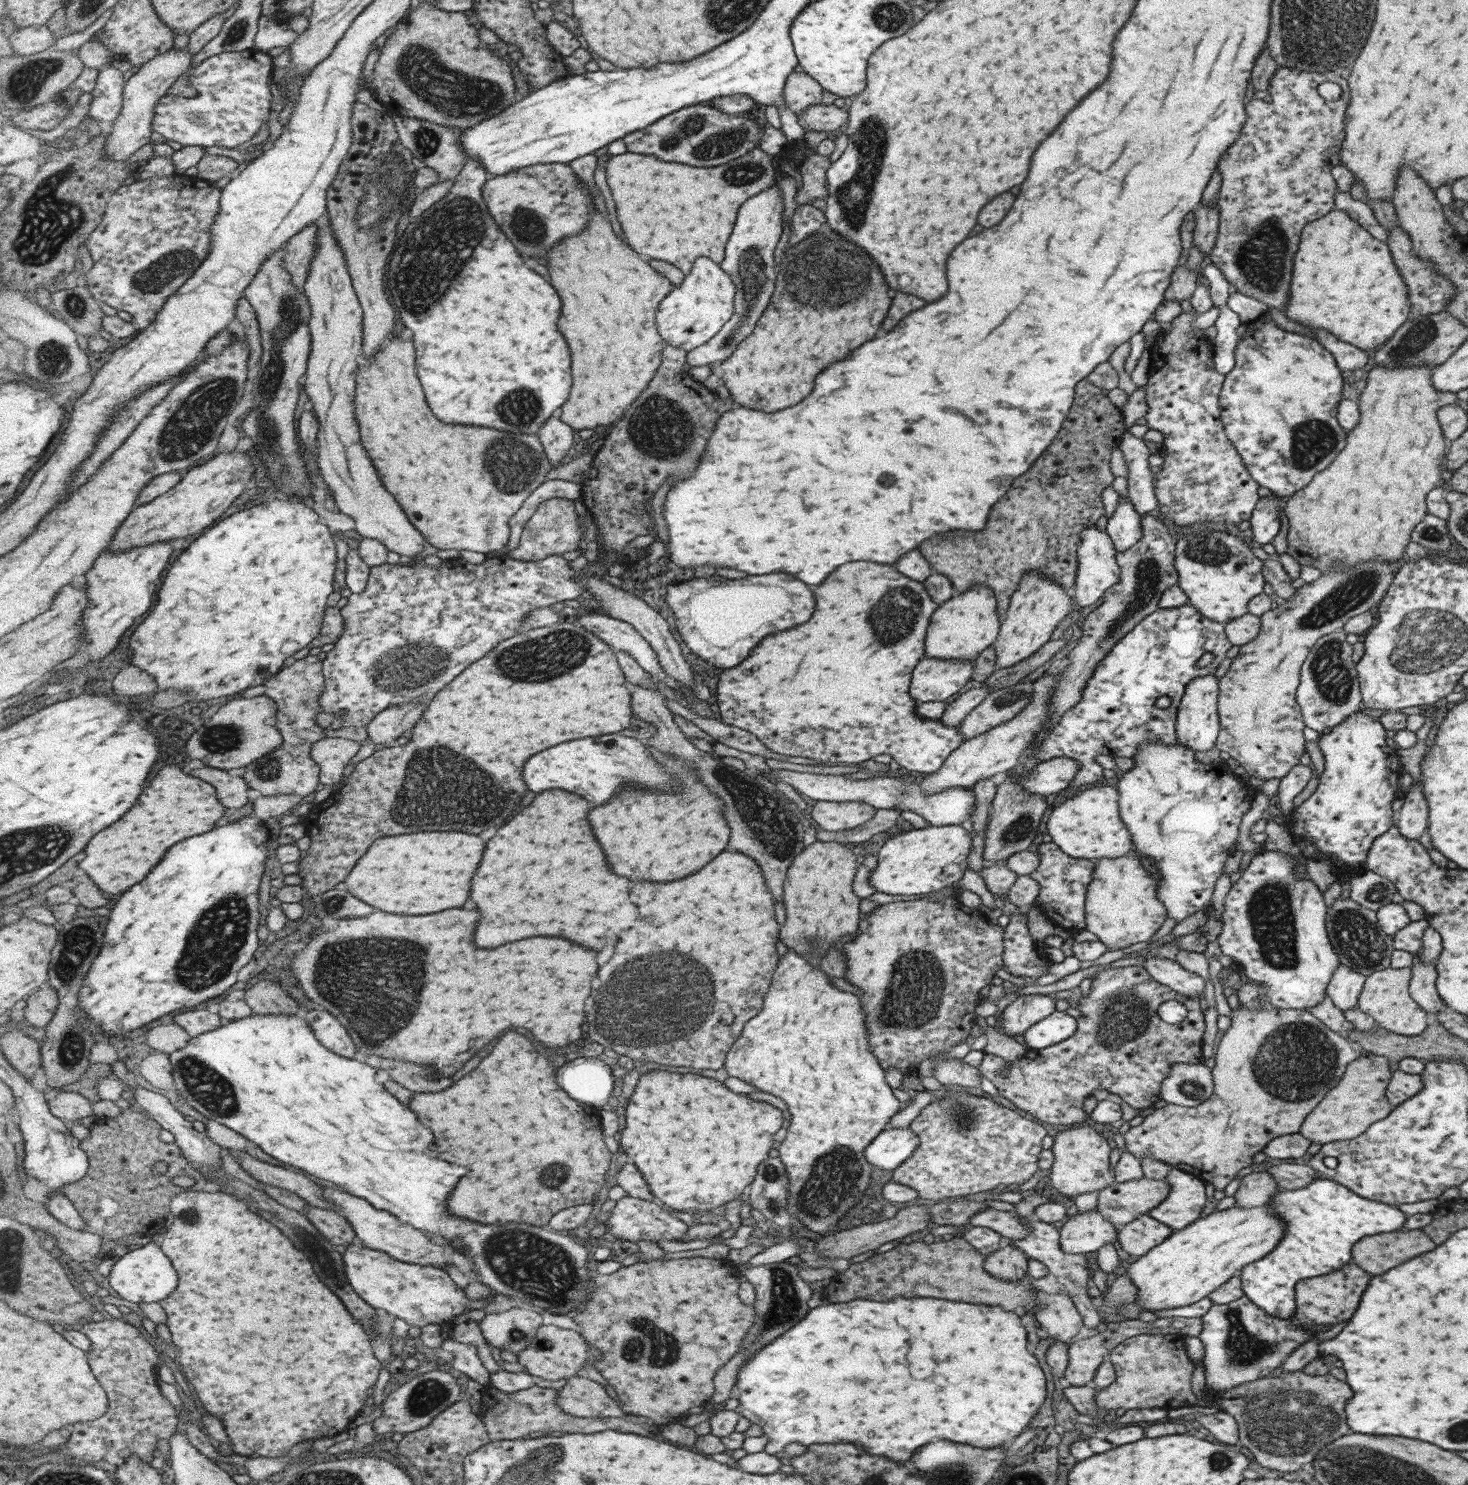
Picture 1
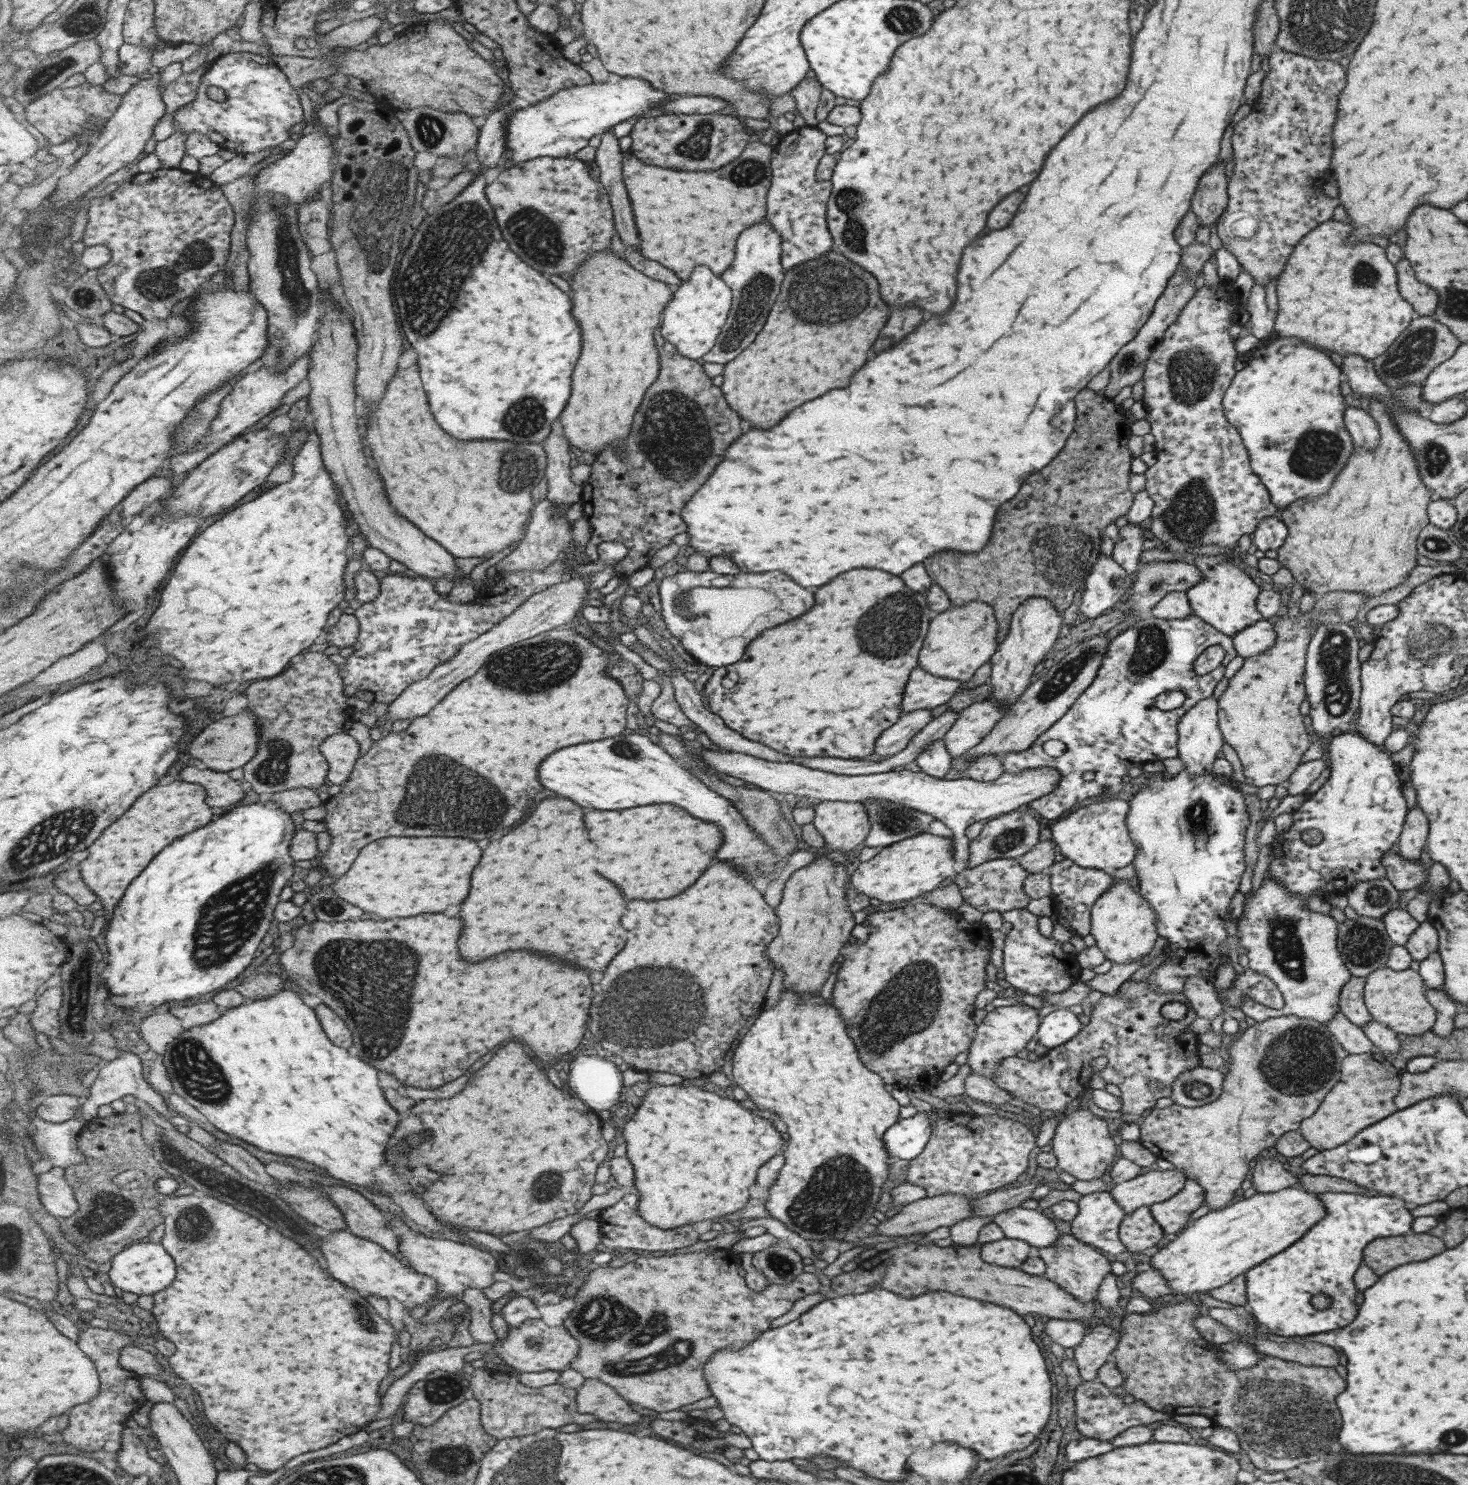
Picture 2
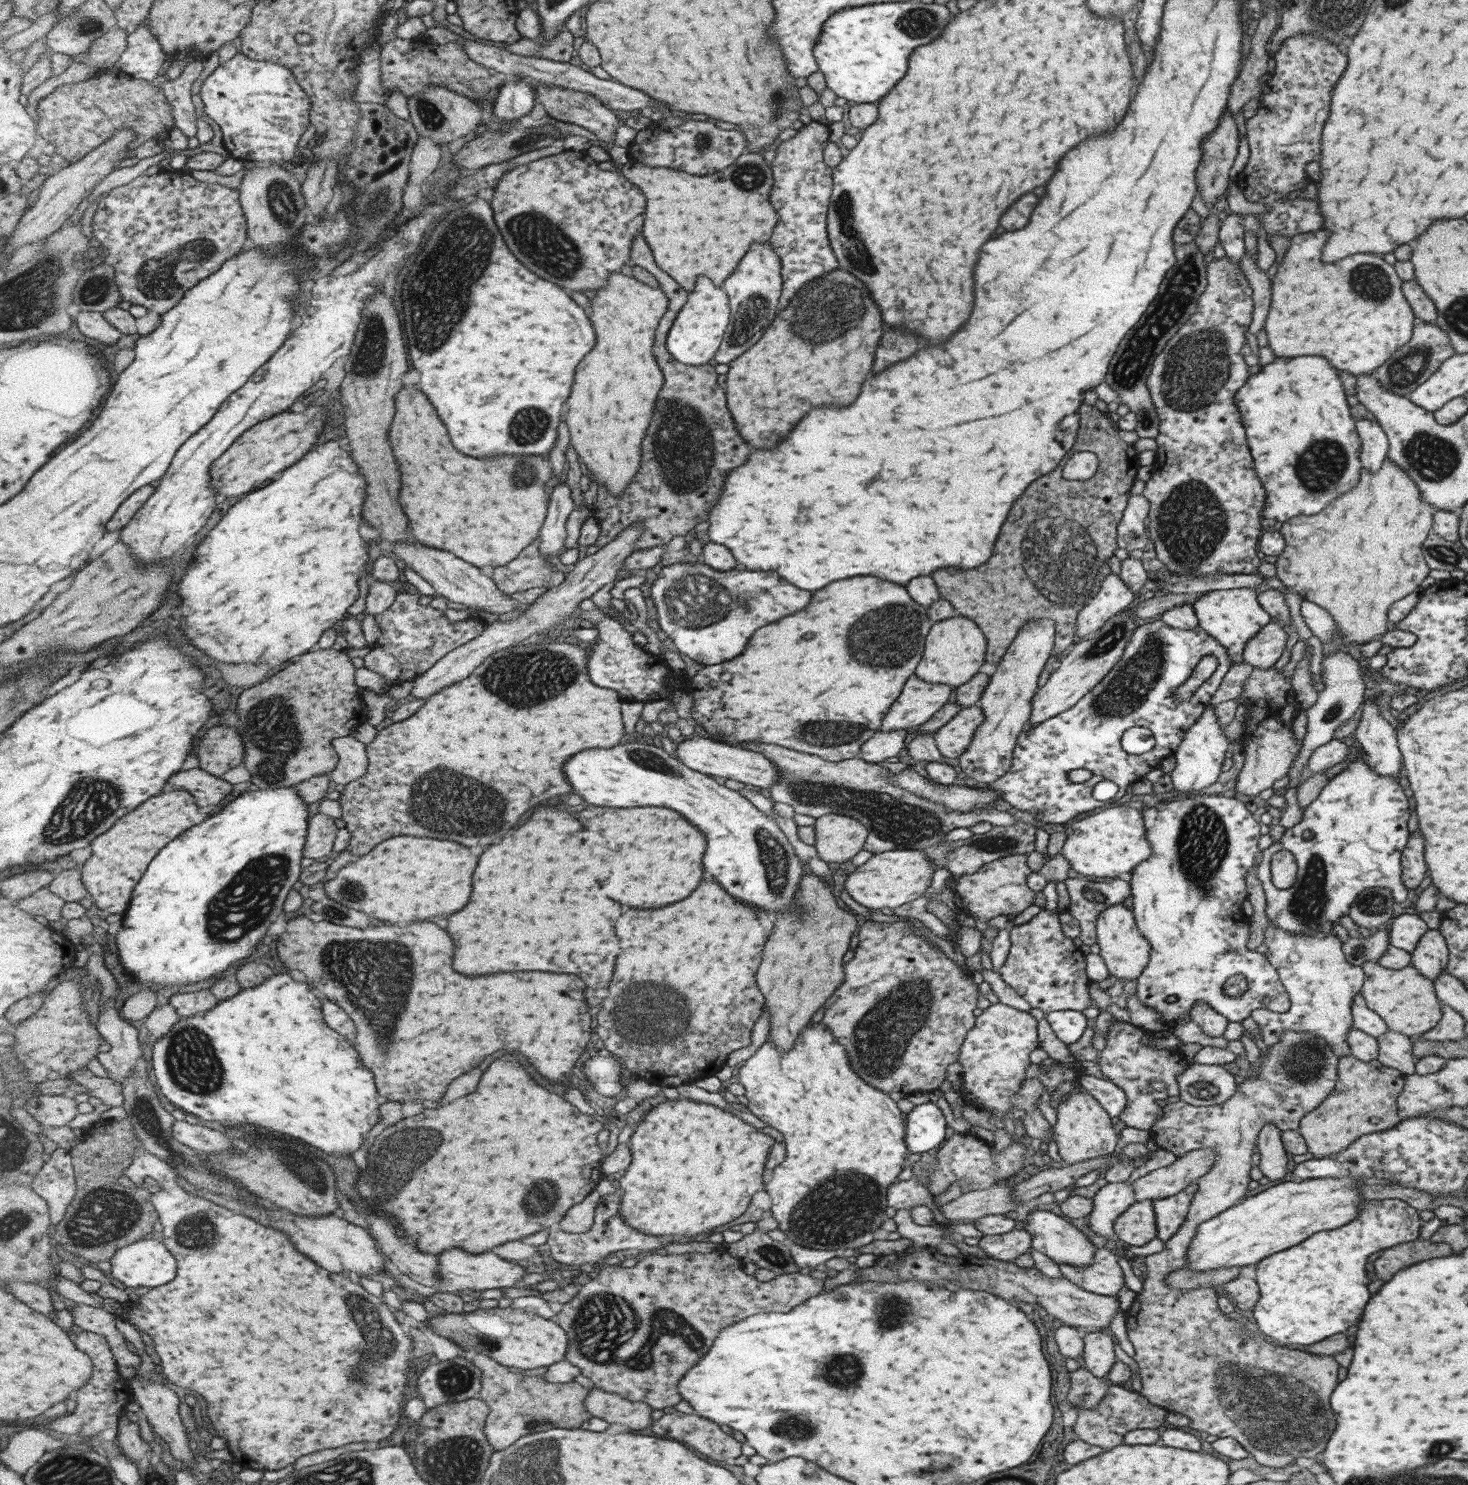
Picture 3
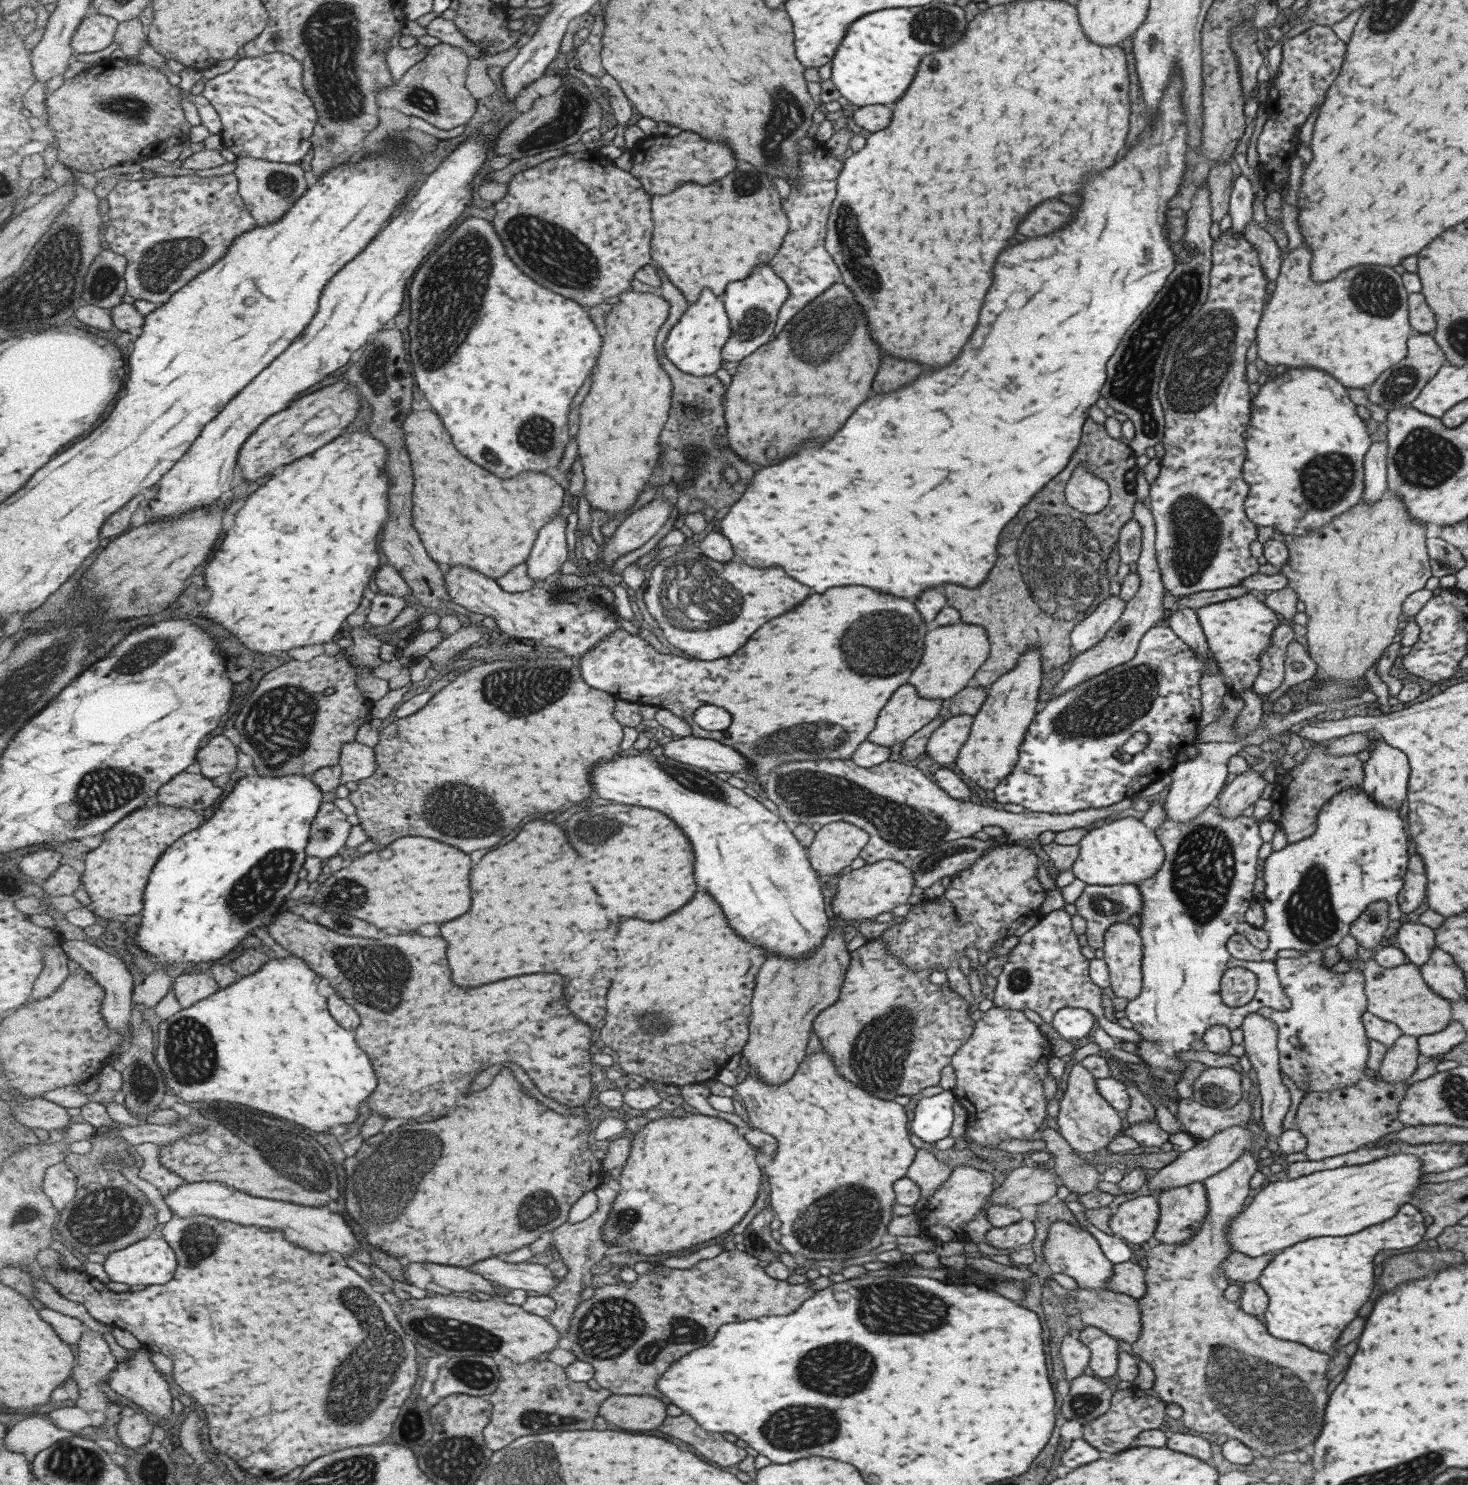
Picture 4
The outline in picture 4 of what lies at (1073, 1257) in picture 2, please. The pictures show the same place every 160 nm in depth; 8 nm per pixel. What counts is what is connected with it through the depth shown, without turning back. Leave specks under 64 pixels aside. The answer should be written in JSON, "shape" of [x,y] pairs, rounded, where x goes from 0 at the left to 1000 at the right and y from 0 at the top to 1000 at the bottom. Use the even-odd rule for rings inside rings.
{"shape":[[[772,848],[762,851],[757,851],[757,859],[755,859],[753,862],[753,867],[755,869],[764,871],[775,875],[779,871],[779,859],[779,855]]]}

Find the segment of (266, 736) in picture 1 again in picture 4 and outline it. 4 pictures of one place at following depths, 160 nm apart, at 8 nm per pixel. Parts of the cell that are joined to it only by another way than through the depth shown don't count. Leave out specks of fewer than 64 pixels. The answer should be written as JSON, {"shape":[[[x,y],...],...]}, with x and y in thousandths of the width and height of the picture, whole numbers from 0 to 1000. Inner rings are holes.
{"shape":[[[148,496],[136,506],[136,520],[144,525],[149,525],[161,519],[161,512],[161,502],[159,502],[153,496]]]}

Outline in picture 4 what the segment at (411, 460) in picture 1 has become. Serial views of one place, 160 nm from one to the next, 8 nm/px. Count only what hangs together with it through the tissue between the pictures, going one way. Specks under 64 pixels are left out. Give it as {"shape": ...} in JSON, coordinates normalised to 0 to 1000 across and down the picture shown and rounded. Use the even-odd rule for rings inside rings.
{"shape":[[[281,276],[275,284],[275,288],[277,302],[283,315],[283,356],[285,356],[288,366],[291,366],[291,372],[294,372],[294,374],[296,374],[296,377],[300,380],[307,382],[318,380],[338,391],[352,380],[359,378],[368,358],[375,353],[386,337],[384,327],[369,318],[355,318],[351,321],[351,323],[348,323],[340,322],[339,319],[328,315],[309,300],[307,292],[303,290],[299,279],[295,276]]]}

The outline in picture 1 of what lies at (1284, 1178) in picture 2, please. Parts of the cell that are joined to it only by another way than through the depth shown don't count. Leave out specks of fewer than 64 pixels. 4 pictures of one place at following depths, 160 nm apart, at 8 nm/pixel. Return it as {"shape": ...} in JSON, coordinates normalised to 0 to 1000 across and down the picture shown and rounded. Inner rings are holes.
{"shape":[[[862,789],[851,790],[844,794],[842,803],[839,805],[842,808],[843,813],[854,813],[862,811],[865,805],[871,801],[871,798]]]}

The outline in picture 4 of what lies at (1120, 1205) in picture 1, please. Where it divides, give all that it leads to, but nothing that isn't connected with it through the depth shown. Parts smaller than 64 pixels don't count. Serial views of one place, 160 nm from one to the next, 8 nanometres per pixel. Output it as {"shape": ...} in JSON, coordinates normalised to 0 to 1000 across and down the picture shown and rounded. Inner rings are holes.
{"shape":[[[839,758],[828,763],[822,768],[816,768],[807,776],[803,777],[792,787],[784,789],[781,793],[783,801],[795,801],[795,800],[803,800],[811,797],[818,796],[823,792],[836,787],[847,775],[850,775],[854,772],[852,762],[849,758]]]}

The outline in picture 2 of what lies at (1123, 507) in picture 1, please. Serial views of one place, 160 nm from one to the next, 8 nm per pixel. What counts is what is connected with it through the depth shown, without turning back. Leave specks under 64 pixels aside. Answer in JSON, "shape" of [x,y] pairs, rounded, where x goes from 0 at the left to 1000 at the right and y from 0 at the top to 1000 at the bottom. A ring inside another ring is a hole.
{"shape":[[[766,353],[762,356],[762,364],[759,364],[757,371],[757,376],[762,380],[768,387],[772,388],[777,374],[779,361],[777,356],[773,353]]]}

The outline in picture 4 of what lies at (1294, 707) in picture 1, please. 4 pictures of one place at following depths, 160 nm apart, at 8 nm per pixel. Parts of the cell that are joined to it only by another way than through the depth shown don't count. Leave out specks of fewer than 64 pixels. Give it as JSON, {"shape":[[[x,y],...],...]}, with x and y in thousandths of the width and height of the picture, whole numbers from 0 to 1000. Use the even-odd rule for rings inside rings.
{"shape":[[[851,516],[851,519],[842,522],[828,537],[830,546],[832,550],[841,552],[847,548],[847,545],[858,539],[862,529],[859,523],[860,516]]]}

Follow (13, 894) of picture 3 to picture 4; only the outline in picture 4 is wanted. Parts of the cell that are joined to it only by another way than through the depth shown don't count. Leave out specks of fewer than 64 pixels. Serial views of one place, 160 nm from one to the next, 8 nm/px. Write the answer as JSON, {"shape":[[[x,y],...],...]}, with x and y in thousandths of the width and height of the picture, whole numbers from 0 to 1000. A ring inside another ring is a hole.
{"shape":[[[28,572],[16,578],[13,581],[13,585],[21,594],[28,595],[37,589],[37,587],[43,582],[42,578],[44,576],[42,574],[37,572]]]}

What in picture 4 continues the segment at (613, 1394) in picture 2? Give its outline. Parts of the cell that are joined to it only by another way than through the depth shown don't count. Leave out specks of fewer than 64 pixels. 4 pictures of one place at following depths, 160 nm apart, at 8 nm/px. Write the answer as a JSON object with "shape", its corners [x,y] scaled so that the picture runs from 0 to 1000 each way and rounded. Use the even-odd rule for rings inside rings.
{"shape":[[[416,939],[409,948],[409,954],[426,963],[446,963],[454,955],[454,947],[445,940]]]}

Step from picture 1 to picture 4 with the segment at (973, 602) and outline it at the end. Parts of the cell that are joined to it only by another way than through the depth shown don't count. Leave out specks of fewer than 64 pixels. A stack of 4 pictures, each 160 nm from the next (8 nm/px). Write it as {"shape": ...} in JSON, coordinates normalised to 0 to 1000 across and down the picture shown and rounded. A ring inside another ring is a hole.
{"shape":[[[647,420],[639,422],[638,423],[632,424],[629,428],[629,439],[625,448],[622,451],[622,454],[619,455],[619,461],[623,462],[623,465],[627,469],[631,471],[641,471],[645,473],[650,467],[652,467],[655,463],[657,463],[663,459],[664,452],[670,447],[670,445],[674,440],[674,432],[670,423],[663,422],[663,420]]]}

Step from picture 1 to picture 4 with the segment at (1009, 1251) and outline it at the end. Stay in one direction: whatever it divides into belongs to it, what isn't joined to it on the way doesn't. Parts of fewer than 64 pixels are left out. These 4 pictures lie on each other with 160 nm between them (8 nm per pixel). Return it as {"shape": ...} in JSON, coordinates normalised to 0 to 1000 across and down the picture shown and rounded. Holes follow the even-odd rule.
{"shape":[[[696,822],[683,827],[675,826],[670,831],[670,836],[676,840],[693,840],[702,836],[705,832],[703,823]]]}

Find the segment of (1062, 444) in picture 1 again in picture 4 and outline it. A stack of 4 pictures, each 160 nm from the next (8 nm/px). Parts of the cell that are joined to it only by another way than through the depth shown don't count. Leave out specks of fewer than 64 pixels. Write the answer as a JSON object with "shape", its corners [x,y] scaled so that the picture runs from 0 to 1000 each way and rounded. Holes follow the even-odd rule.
{"shape":[[[743,281],[738,283],[736,289],[735,299],[728,308],[727,313],[719,322],[715,323],[702,337],[694,342],[693,347],[687,350],[687,353],[681,360],[679,366],[679,378],[674,384],[672,389],[667,393],[666,396],[656,396],[651,393],[642,393],[642,400],[645,403],[646,409],[650,409],[656,419],[661,419],[670,422],[674,430],[674,440],[670,447],[663,455],[663,462],[669,462],[672,465],[676,459],[679,458],[684,453],[689,451],[692,444],[701,436],[708,436],[710,453],[717,453],[725,450],[731,442],[729,434],[730,424],[743,412],[746,411],[753,403],[755,403],[755,391],[753,387],[754,382],[754,374],[760,367],[762,357],[766,354],[771,348],[771,342],[773,339],[772,322],[775,318],[773,312],[774,307],[771,303],[753,292],[750,285],[745,284]],[[734,314],[739,314],[746,322],[753,325],[755,329],[755,339],[746,346],[737,345],[730,342],[725,334],[725,329]]]}

